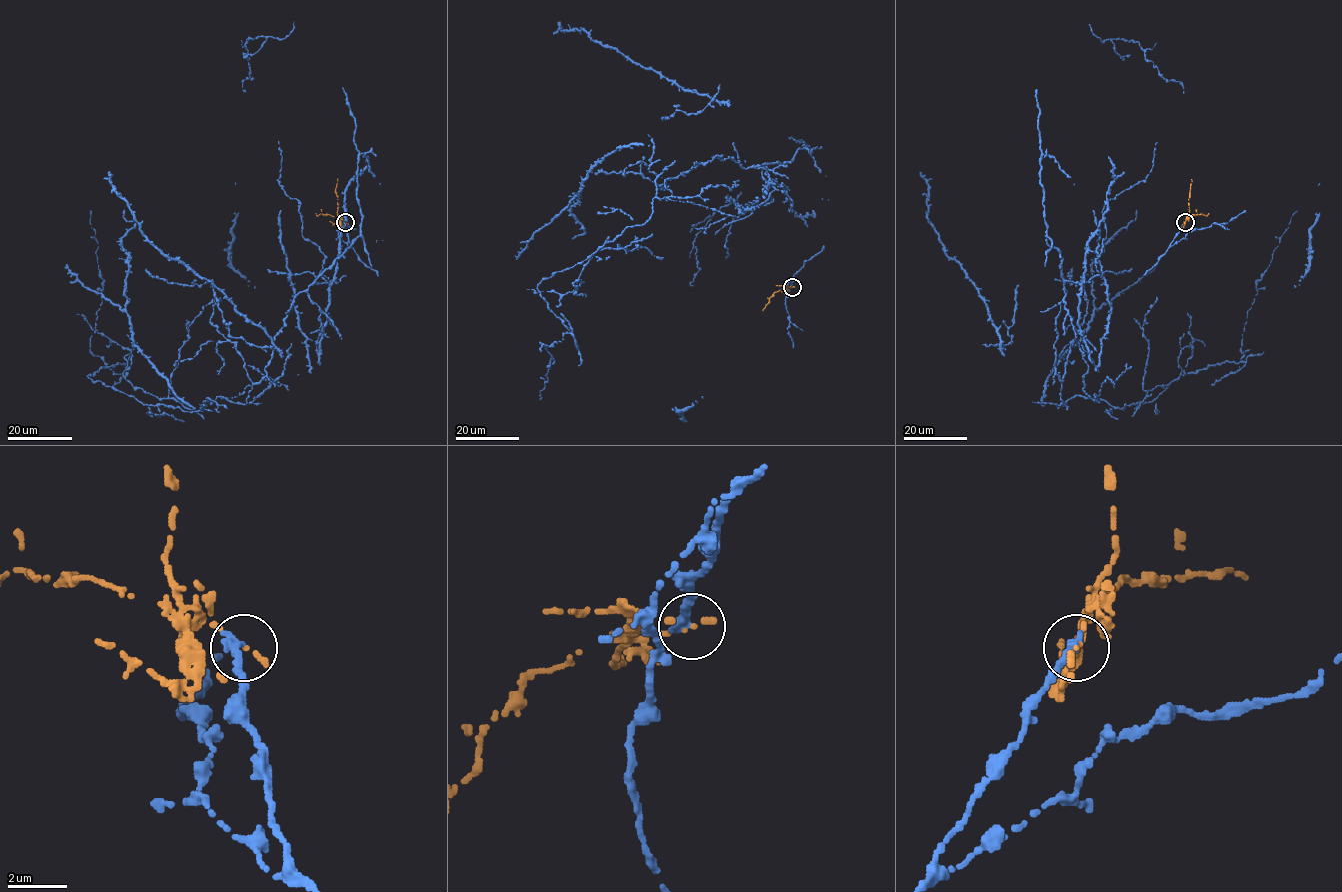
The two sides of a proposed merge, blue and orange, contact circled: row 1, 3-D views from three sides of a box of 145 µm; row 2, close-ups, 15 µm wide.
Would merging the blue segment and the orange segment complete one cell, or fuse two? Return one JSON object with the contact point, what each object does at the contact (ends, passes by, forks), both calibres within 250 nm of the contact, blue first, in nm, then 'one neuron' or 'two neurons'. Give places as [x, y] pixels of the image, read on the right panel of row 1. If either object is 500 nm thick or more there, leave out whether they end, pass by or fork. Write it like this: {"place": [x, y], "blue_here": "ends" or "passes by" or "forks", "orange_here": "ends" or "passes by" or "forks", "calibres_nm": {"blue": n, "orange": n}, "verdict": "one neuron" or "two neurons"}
{"place": [1185, 222], "blue_here": "ends", "orange_here": "ends", "calibres_nm": {"blue": 400, "orange": 220}, "verdict": "two neurons"}

